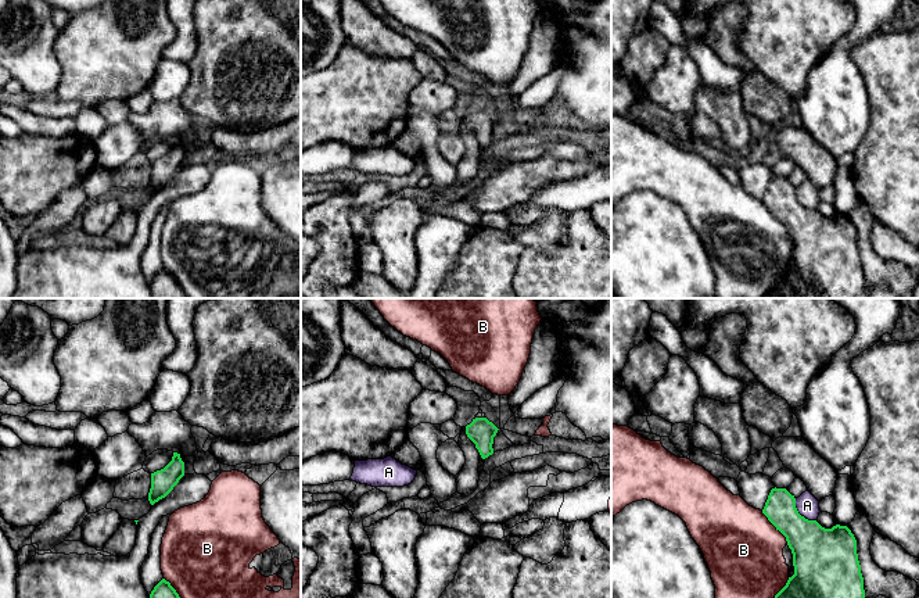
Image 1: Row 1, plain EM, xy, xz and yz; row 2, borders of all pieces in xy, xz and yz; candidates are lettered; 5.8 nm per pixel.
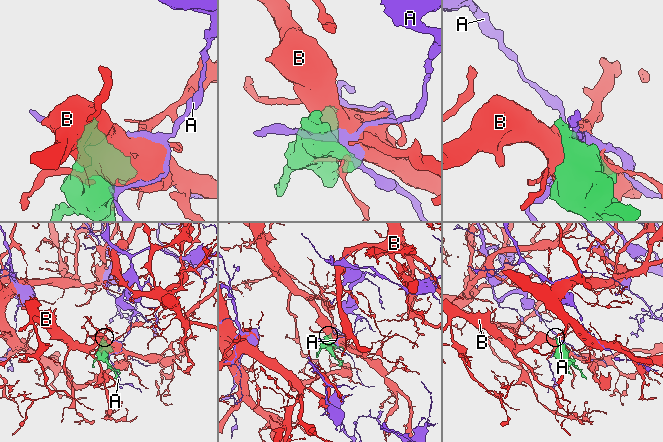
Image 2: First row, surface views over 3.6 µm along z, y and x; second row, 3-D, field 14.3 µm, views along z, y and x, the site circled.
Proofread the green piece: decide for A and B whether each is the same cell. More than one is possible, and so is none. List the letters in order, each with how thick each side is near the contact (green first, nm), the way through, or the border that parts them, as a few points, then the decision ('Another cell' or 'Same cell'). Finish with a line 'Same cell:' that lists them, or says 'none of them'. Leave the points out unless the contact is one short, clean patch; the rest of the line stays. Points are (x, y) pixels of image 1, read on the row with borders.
A: Thickness 280 nm (green) against 130 nm. Another cell
B: Thickness 260 nm (green) against 460 nm. Another cell
Same cell: none of them

